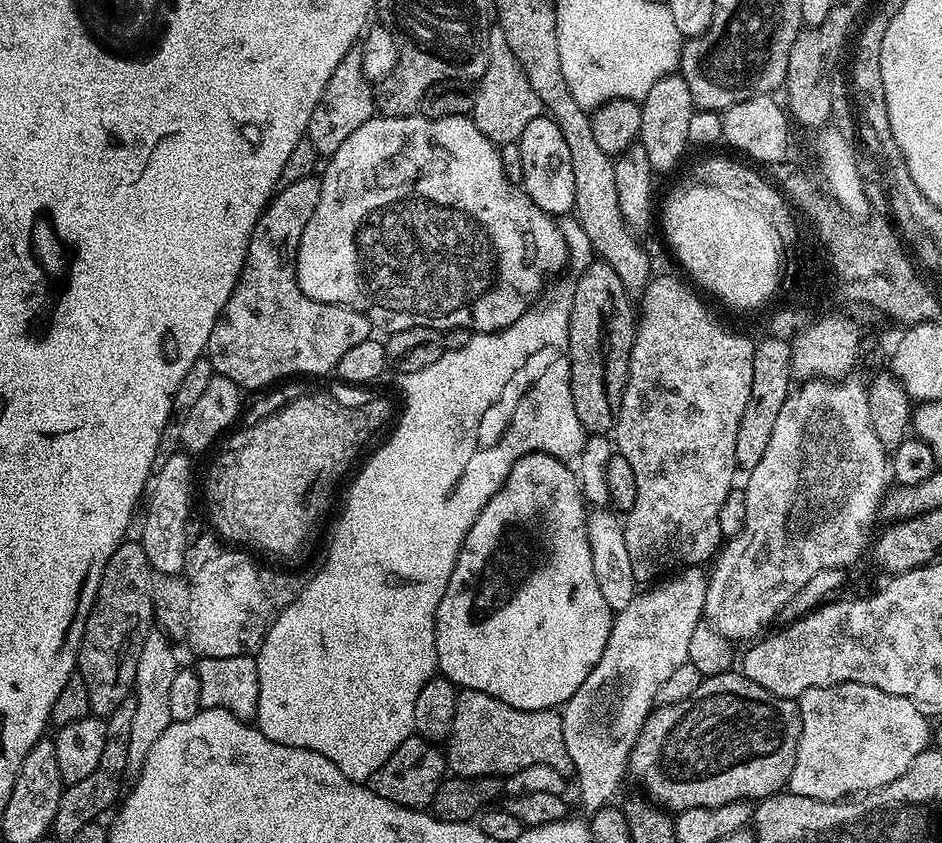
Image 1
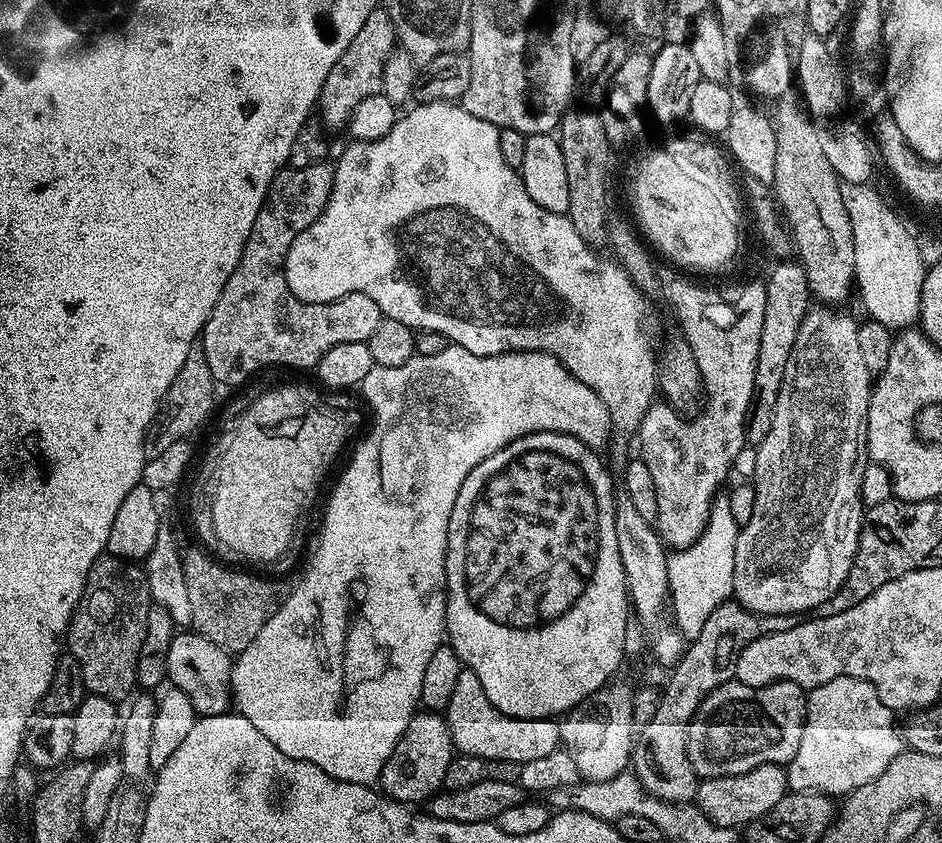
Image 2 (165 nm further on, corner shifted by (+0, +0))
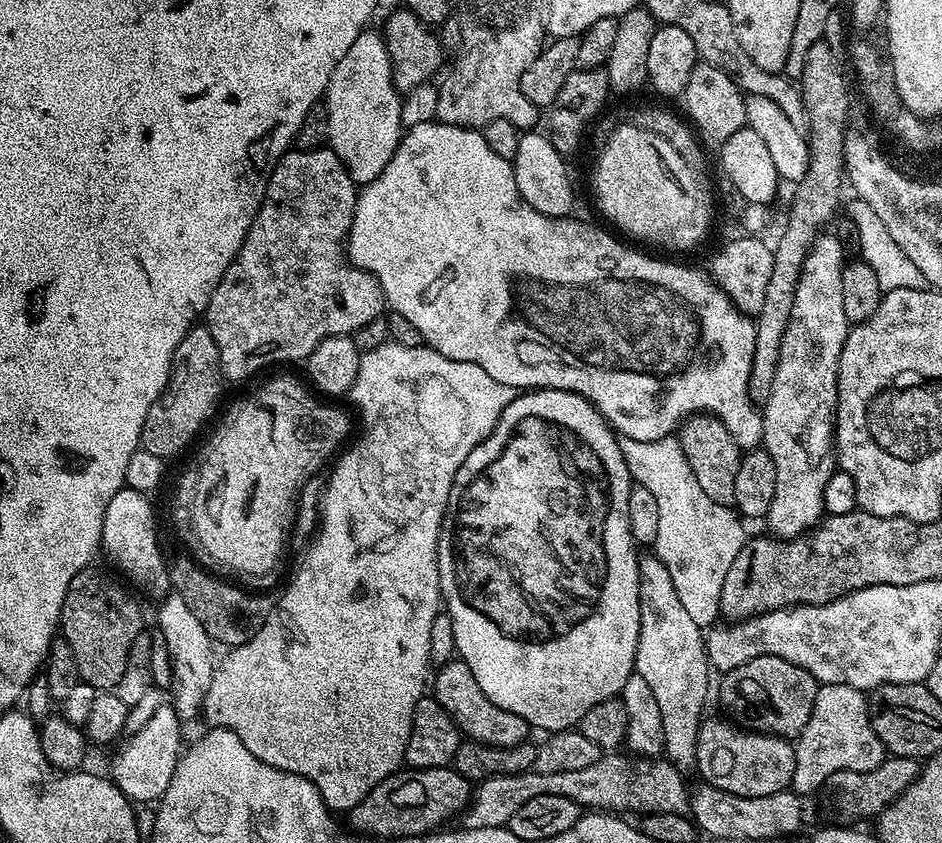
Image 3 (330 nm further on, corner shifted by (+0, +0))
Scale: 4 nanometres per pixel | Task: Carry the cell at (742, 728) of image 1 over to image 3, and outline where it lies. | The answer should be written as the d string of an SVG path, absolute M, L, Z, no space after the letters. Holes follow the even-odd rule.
M750 658L750 662L742 662L742 666L723 673L722 680L728 691L729 706L745 720L743 723L749 729L770 736L795 738L806 722L810 722L818 682L805 668L786 662L786 658Z

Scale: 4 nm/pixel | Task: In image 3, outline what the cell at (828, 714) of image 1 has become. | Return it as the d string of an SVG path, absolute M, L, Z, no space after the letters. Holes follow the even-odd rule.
M820 684L816 689L814 710L810 714L810 722L795 737L796 765L791 791L801 794L815 793L815 788L825 787L826 781L835 772L842 770L874 770L886 758L884 743L874 734L870 715L870 700L861 689L849 684Z

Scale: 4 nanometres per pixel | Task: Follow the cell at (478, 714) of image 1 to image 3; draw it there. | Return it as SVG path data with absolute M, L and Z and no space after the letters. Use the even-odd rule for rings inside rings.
M453 658L447 664L439 665L435 669L430 692L469 740L477 740L499 748L509 748L515 744L523 744L529 739L530 725L522 718L518 718L518 714L510 714L510 710L494 706L494 702L490 702L486 694L482 694L482 686L478 686L474 674L470 674L470 666L466 666L464 660Z

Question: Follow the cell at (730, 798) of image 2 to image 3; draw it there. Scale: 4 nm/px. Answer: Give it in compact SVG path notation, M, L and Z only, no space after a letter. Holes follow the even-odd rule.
M711 718L701 723L700 733L696 739L696 763L694 765L695 771L700 771L699 779L718 790L726 790L726 794L734 794L742 798L766 798L770 794L789 791L796 765L795 747L785 737L770 736L763 732L740 728L735 728L732 724L723 724L720 720L711 720Z

